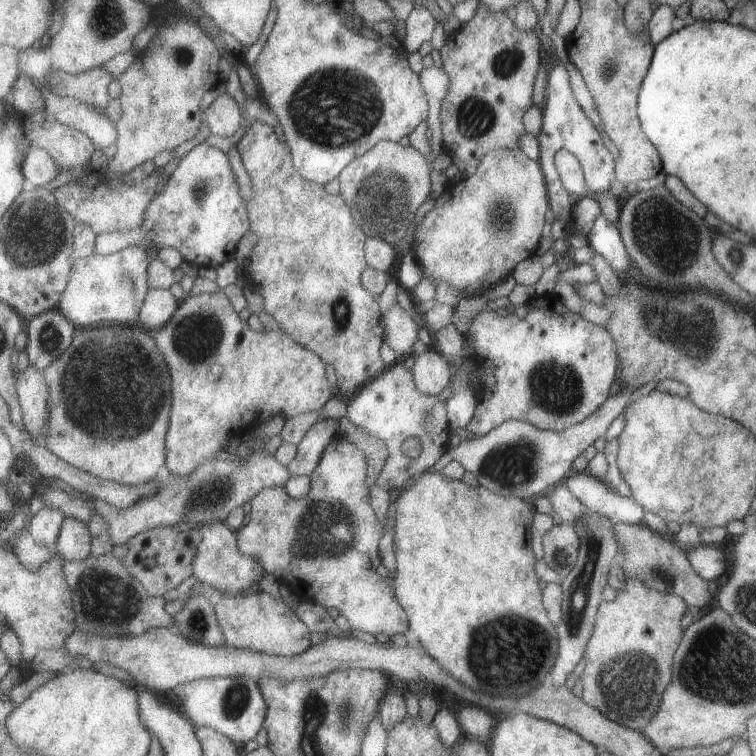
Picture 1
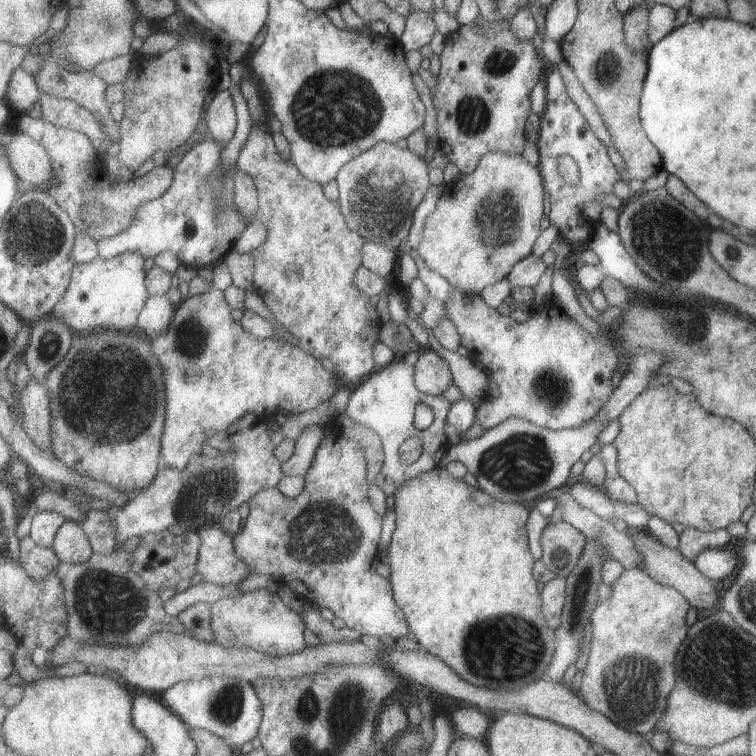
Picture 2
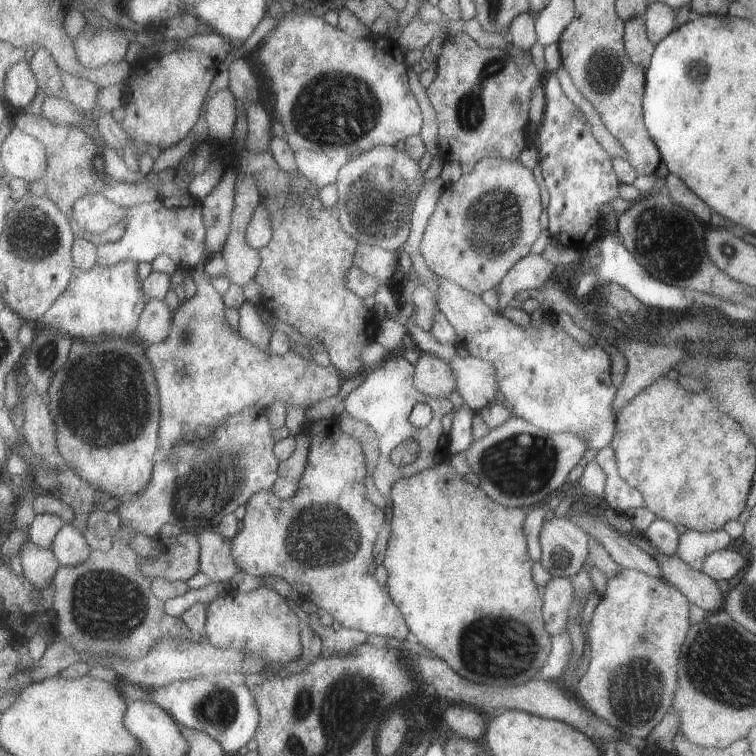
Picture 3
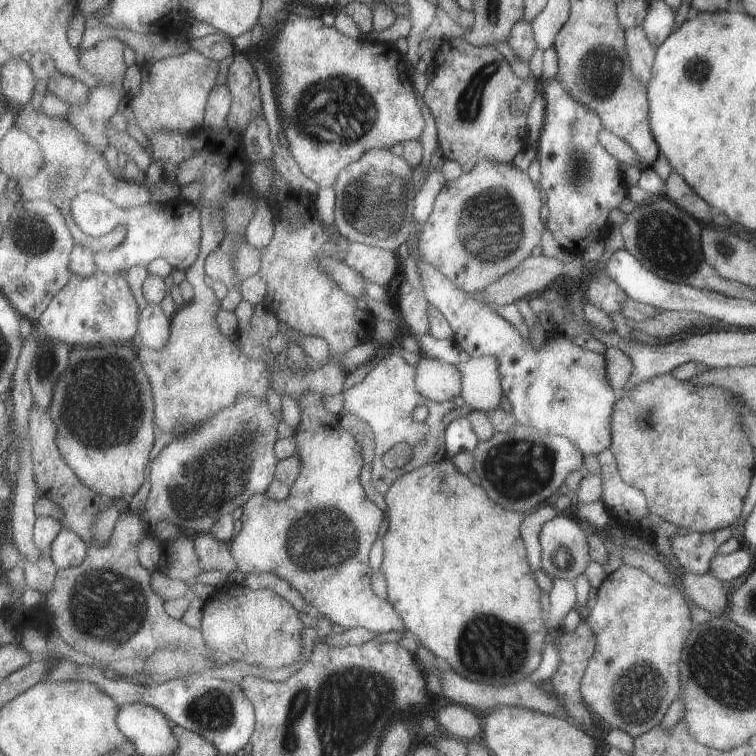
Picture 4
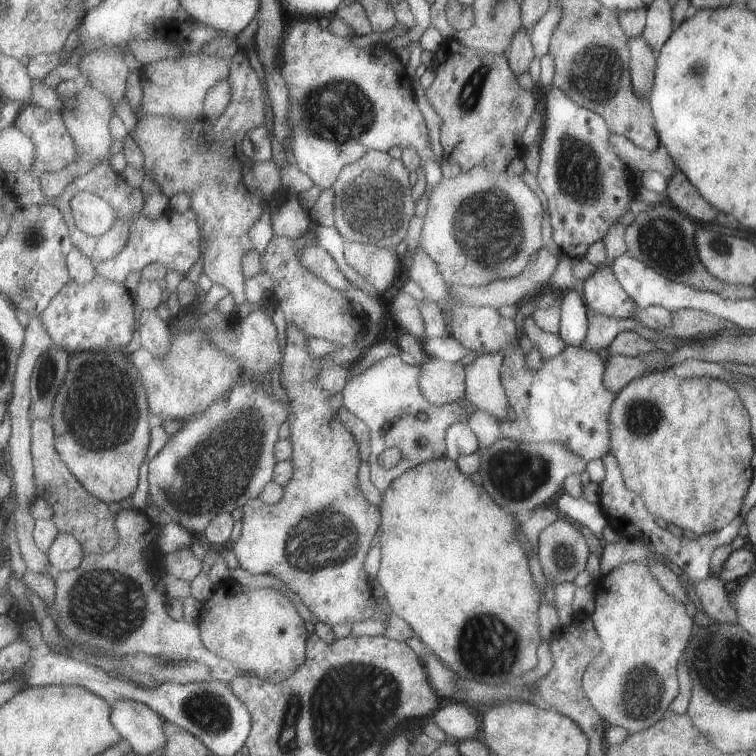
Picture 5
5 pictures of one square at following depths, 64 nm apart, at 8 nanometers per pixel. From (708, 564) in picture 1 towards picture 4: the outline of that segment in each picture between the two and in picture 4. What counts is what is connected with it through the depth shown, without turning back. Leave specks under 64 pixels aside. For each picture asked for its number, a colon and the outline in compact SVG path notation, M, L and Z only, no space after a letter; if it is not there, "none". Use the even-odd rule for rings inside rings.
2: M705 548L693 560L693 566L713 582L721 582L725 576L731 576L737 568L733 552L725 548Z
3: M725 548L725 550L717 550L713 554L709 554L703 562L703 574L711 576L713 580L717 580L719 584L725 584L727 580L731 580L739 570L745 570L747 562L741 554Z
4: M737 548L735 552L727 556L715 556L709 562L709 574L719 578L723 584L729 584L733 578L747 574L747 570L753 568L755 554L747 548Z

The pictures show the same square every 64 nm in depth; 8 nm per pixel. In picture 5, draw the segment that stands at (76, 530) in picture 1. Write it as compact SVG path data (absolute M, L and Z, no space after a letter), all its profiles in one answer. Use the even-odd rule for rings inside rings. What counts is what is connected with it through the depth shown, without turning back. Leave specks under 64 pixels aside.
M59 534L51 546L49 558L57 572L73 572L85 562L87 554L83 550L83 544L73 534Z

